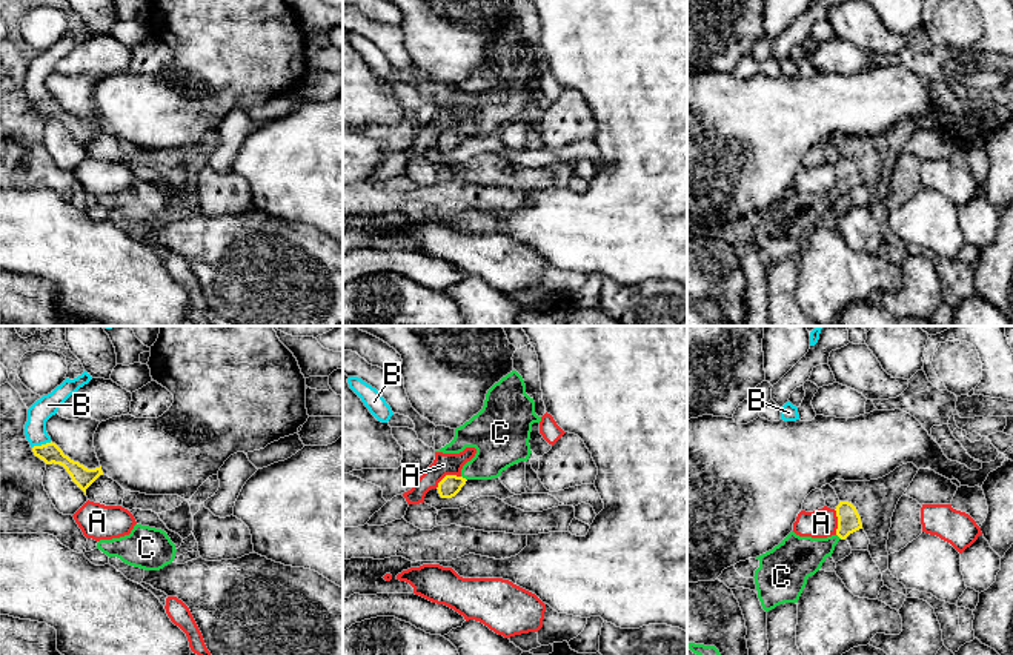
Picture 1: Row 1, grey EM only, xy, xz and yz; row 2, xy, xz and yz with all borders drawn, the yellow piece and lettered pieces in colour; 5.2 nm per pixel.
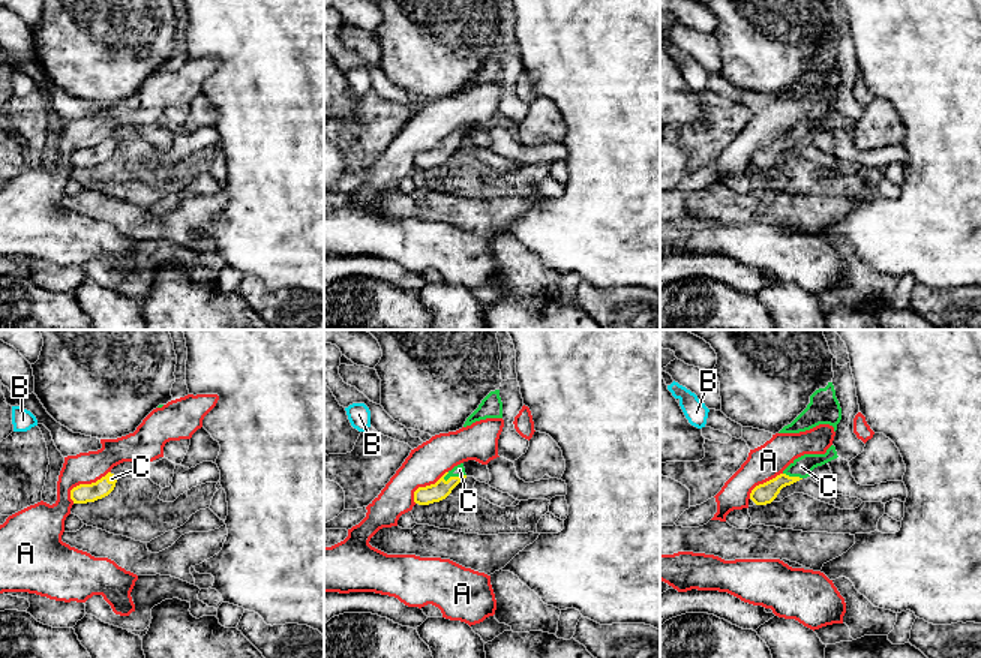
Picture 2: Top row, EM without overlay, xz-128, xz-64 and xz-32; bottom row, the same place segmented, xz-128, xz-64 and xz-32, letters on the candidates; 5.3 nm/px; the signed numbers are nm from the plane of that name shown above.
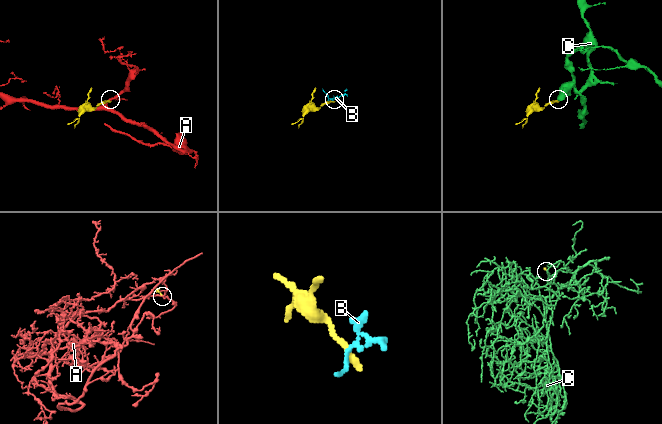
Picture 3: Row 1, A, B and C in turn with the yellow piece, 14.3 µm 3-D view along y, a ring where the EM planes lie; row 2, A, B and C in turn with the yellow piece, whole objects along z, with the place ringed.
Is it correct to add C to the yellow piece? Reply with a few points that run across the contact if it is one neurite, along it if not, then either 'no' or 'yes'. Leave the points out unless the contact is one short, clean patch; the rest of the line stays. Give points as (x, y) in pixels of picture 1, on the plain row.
line xz (449, 142), (464, 134), (498, 100); yes

